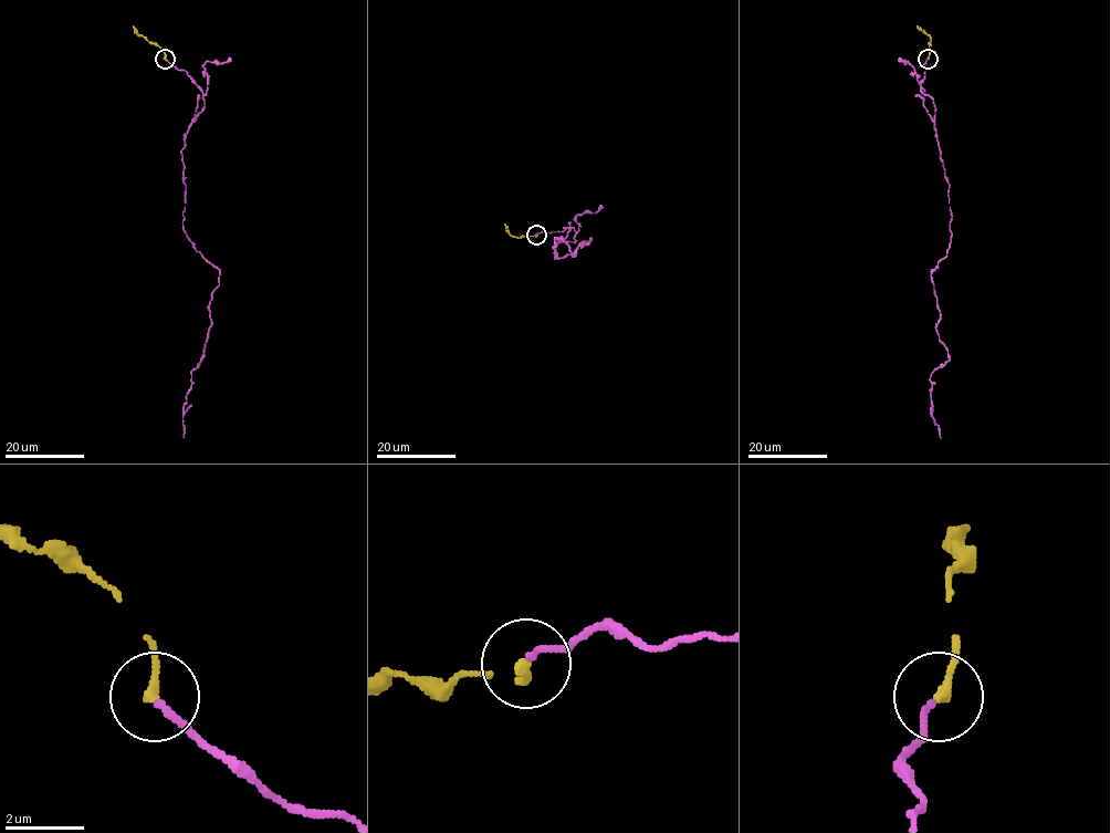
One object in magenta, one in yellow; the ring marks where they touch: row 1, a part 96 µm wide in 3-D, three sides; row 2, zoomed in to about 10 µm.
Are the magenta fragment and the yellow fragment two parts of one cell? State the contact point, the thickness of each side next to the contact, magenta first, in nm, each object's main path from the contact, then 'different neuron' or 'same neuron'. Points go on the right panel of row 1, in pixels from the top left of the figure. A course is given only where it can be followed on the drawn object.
place (928, 59); calibres 150 and 240 nm; course magenta (927, 59), (920, 90), (934, 107), (952, 212), (950, 248), (931, 280), (949, 358), (930, 377), (941, 437); course yellow (928, 59), (931, 39), (917, 25); same neuron

